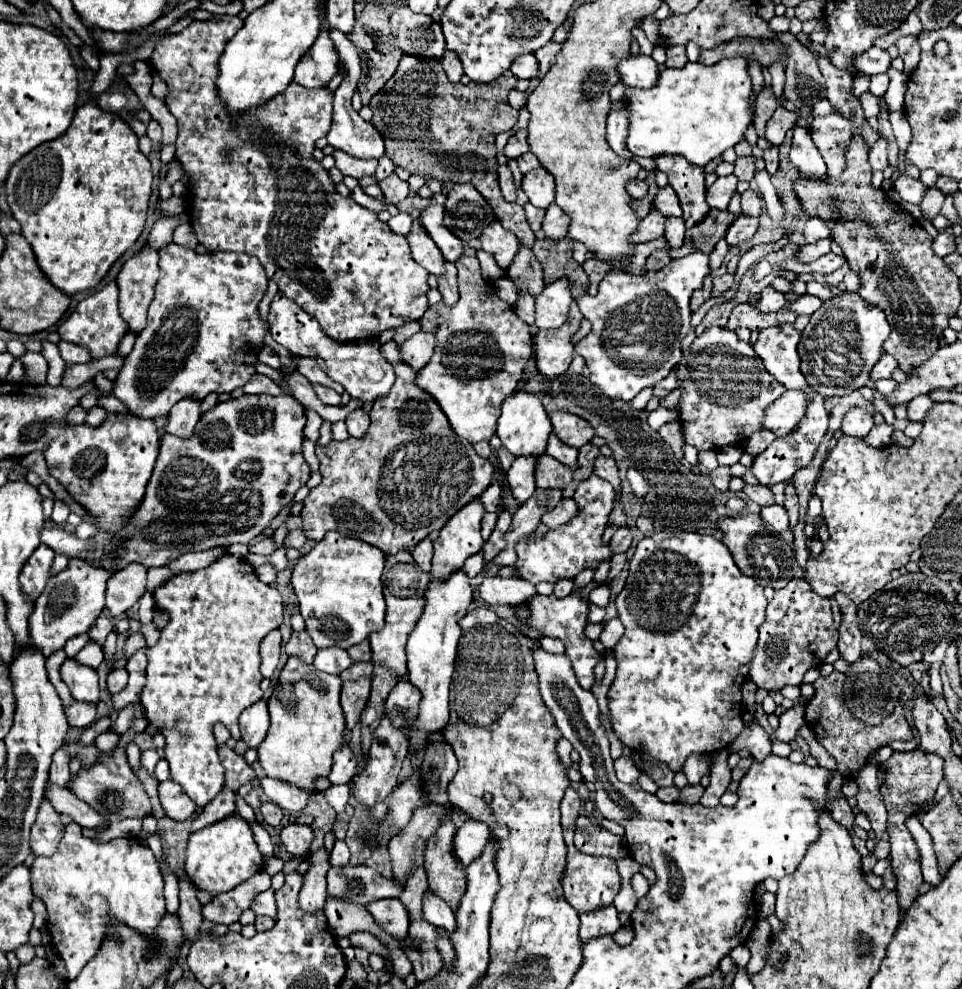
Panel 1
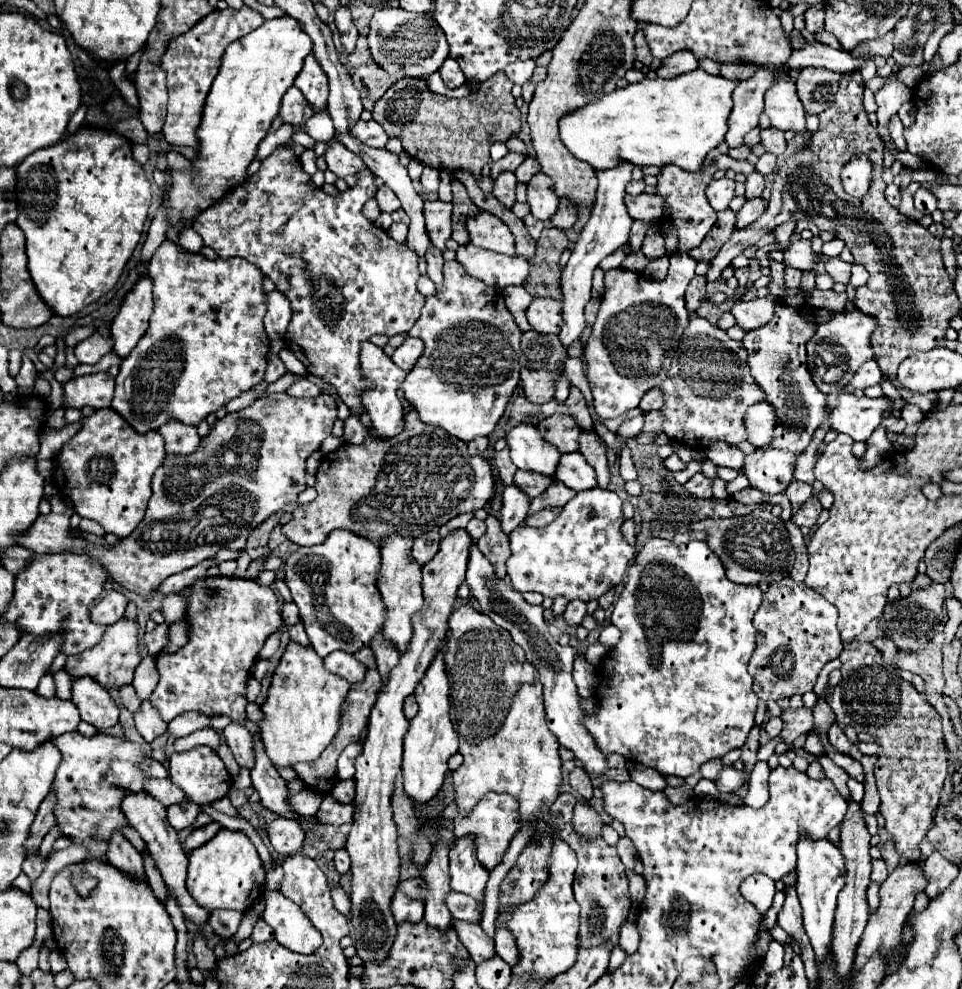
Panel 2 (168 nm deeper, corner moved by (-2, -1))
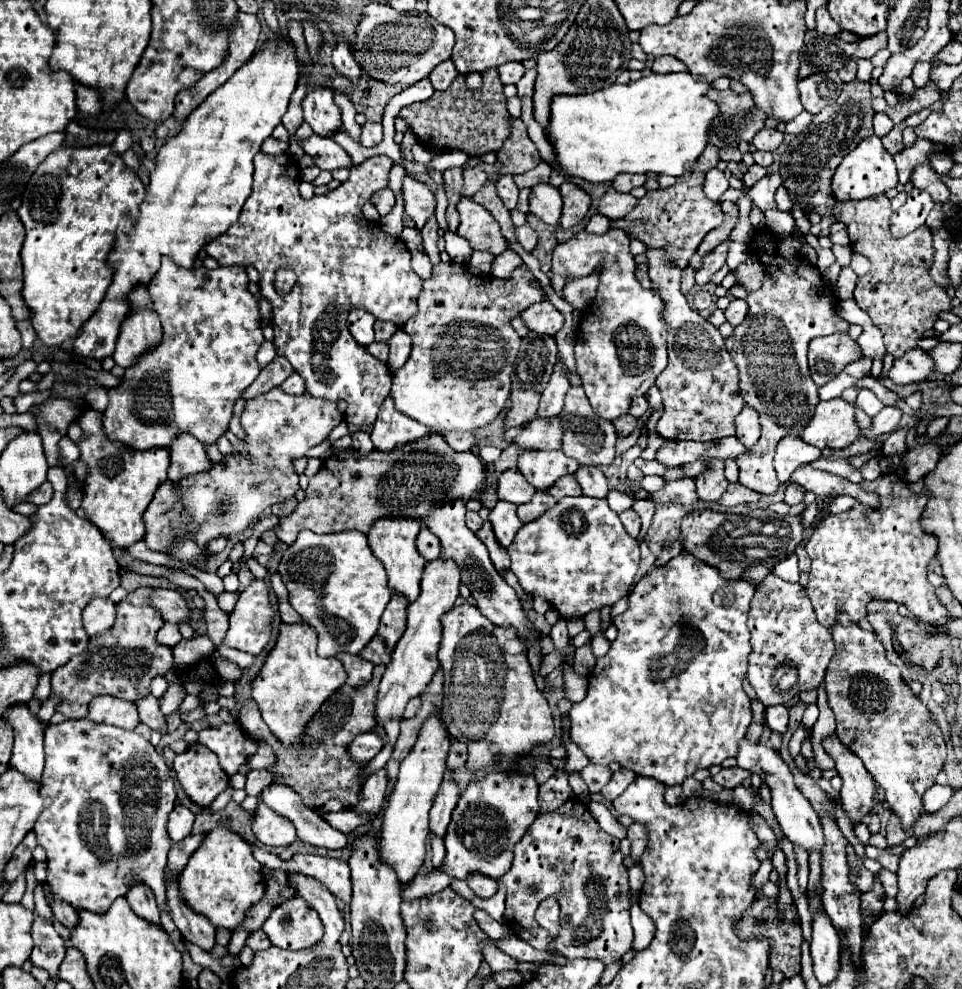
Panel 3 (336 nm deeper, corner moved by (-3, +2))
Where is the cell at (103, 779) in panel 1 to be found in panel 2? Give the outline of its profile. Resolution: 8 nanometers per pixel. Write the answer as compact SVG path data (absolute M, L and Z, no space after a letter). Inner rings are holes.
M141 791L141 795L125 795L125 799L121 799L121 811L123 815L129 819L129 825L133 829L139 831L139 835L143 837L143 841L147 843L149 853L155 859L155 865L159 867L163 881L167 885L167 889L173 893L173 897L177 899L177 903L181 905L181 911L187 919L195 921L195 923L205 923L209 919L209 911L205 911L205 907L201 907L185 889L185 873L187 873L187 855L183 851L183 847L179 845L177 839L177 831L173 831L173 827L169 825L167 817L165 817L165 805L161 805L159 801L155 801L149 793Z

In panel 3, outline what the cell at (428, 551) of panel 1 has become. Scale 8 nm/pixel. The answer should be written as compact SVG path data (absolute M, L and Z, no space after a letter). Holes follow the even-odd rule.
M426 526L420 530L418 538L416 538L416 546L418 546L418 552L430 562L430 560L436 560L440 556L440 540L438 536L434 536Z

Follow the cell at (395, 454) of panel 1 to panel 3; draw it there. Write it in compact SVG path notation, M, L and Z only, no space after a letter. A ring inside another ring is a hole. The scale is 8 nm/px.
M430 436L426 440L422 438L390 454L372 450L370 454L362 456L356 450L340 450L322 462L318 474L310 478L304 502L298 502L290 516L280 518L280 524L274 528L274 532L278 540L284 544L292 544L300 530L312 530L314 534L358 530L368 534L370 526L380 518L424 518L432 508L436 508L446 500L472 498L482 490L482 486L484 486L484 464L480 462L480 458L472 452L452 450L442 436Z

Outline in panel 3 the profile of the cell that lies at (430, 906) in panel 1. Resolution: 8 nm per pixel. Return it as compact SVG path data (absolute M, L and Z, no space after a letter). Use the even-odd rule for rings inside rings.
M486 940L482 942L482 950L484 950L484 960L490 964L492 972L502 972L502 970L518 970L518 960L506 956L504 952L500 952L494 944L494 940Z

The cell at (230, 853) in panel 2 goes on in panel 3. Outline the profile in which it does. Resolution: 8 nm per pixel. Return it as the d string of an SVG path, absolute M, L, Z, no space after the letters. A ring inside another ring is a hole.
M214 828L208 832L200 848L190 856L186 868L178 878L180 896L194 912L206 916L216 928L236 928L252 902L264 896L266 884L260 862L252 856L252 846L228 828Z

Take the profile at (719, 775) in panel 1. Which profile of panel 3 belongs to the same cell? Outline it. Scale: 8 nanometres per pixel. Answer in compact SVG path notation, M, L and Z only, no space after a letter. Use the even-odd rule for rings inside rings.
M734 766L734 768L722 768L716 776L712 776L712 780L724 788L736 788L738 784L742 784L746 778L750 778L750 772Z

